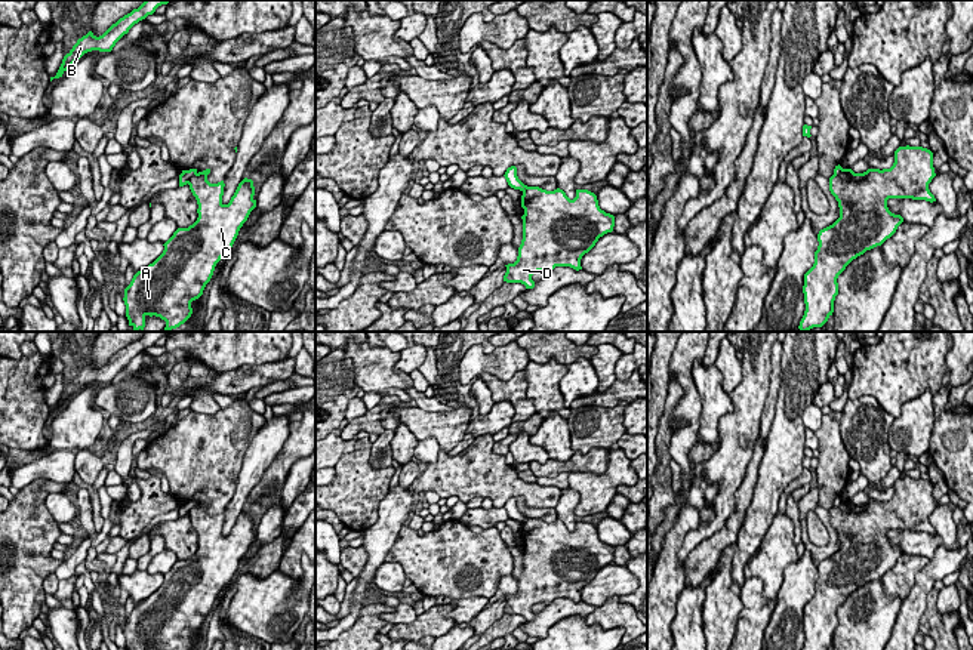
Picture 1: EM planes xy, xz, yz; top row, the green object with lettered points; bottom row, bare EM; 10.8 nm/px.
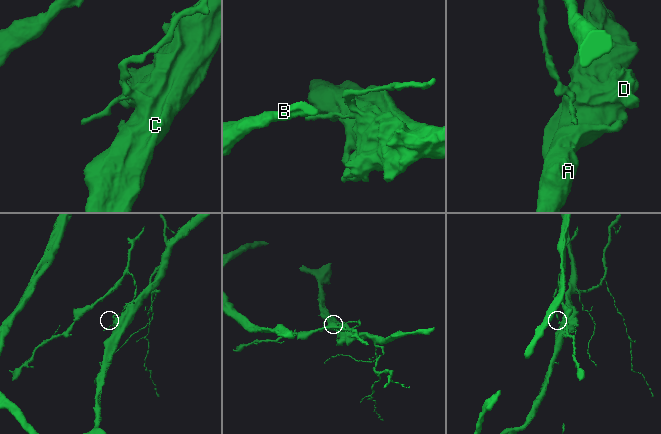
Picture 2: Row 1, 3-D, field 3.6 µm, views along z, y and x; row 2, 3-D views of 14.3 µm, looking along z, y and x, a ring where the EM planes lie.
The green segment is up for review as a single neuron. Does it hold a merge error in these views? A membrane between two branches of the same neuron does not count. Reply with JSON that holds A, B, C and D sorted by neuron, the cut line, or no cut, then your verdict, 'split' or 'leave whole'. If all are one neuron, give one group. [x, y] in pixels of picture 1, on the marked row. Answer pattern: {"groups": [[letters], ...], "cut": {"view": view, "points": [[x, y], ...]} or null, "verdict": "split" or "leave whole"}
{"groups": [["A", "C", "D"], ["B"]], "cut": {"view": "xy", "points": [[196, 172], [187, 182]]}, "verdict": "split"}

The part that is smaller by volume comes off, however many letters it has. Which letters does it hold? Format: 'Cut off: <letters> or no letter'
Cut off: B

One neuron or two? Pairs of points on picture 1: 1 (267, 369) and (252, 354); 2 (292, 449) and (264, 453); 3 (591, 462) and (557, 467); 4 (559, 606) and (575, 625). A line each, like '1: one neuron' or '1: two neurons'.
1: two neurons
2: two neurons
3: one neuron
4: two neurons

